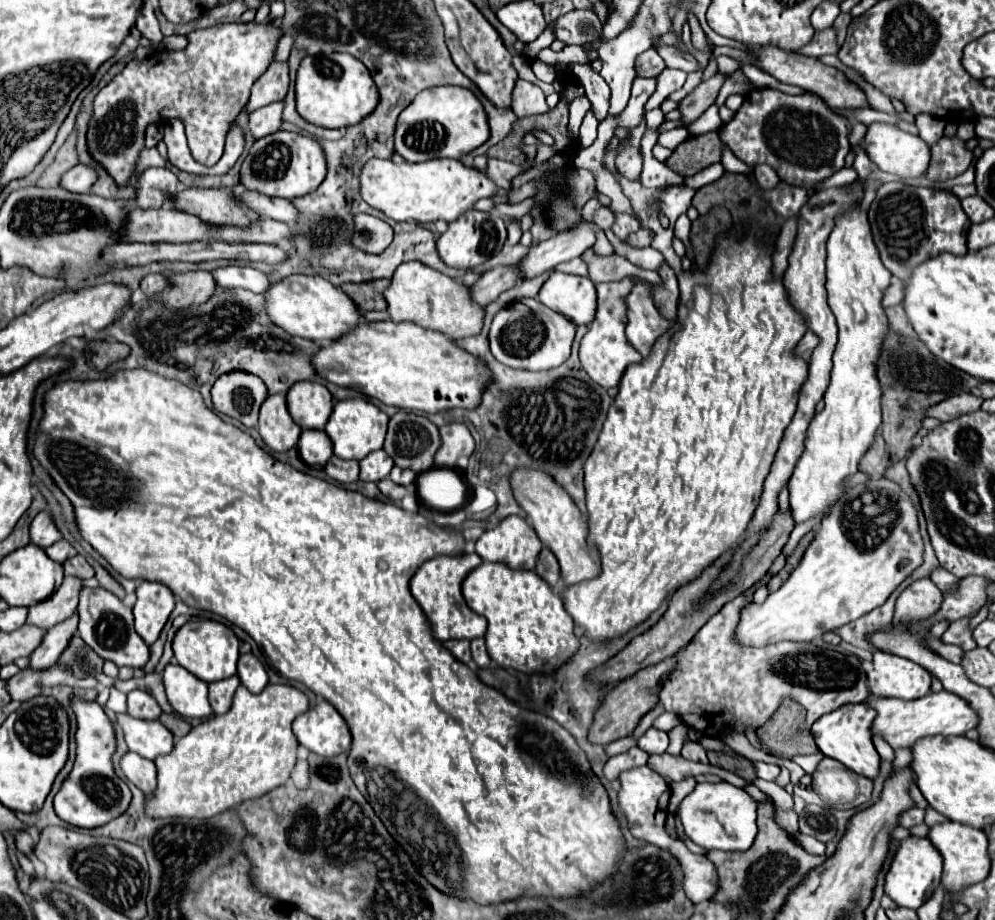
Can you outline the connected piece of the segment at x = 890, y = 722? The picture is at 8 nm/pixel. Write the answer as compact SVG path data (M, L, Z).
M942 690L938 694L930 692L930 694L926 694L918 700L910 700L910 702L898 700L898 698L878 698L878 700L870 698L870 700L866 700L866 704L876 710L872 734L882 736L894 750L908 748L922 736L934 736L934 734L962 736L970 728L974 728L974 724L978 722L978 716L974 716L974 710L968 704L964 704L962 698L958 698L946 690Z

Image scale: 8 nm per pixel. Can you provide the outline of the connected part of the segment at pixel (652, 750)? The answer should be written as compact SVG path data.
M648 728L642 738L638 738L638 748L648 754L664 754L668 748L668 734L656 728Z

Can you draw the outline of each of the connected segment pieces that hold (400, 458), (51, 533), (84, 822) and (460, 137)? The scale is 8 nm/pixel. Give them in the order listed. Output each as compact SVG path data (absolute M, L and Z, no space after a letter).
M398 412L390 418L384 450L398 468L408 468L416 474L426 472L426 468L432 468L438 446L438 428L426 416Z
M42 510L42 512L32 520L32 524L30 524L30 540L32 540L32 544L36 544L36 546L40 546L40 548L48 548L48 546L52 546L54 542L58 542L60 538L62 538L62 536L60 536L60 532L56 530L56 526L54 526L54 522L52 522L48 510Z
M74 698L70 706L76 714L76 760L60 792L54 796L54 810L64 822L72 826L96 828L120 816L128 808L132 794L112 768L116 738L114 738L114 728L108 716L104 714L102 706L80 698Z
M436 86L422 90L398 116L394 148L406 162L424 162L432 158L460 160L488 140L488 120L480 100L460 86Z

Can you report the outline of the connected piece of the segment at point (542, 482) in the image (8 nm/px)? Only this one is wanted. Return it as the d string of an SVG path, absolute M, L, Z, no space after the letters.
M516 468L510 474L510 486L514 498L526 512L528 522L536 530L538 538L556 554L562 568L562 582L574 584L598 576L600 574L598 552L586 544L588 536L586 520L582 518L582 512L578 510L574 500L566 494L566 490L548 472L540 472L534 468Z

